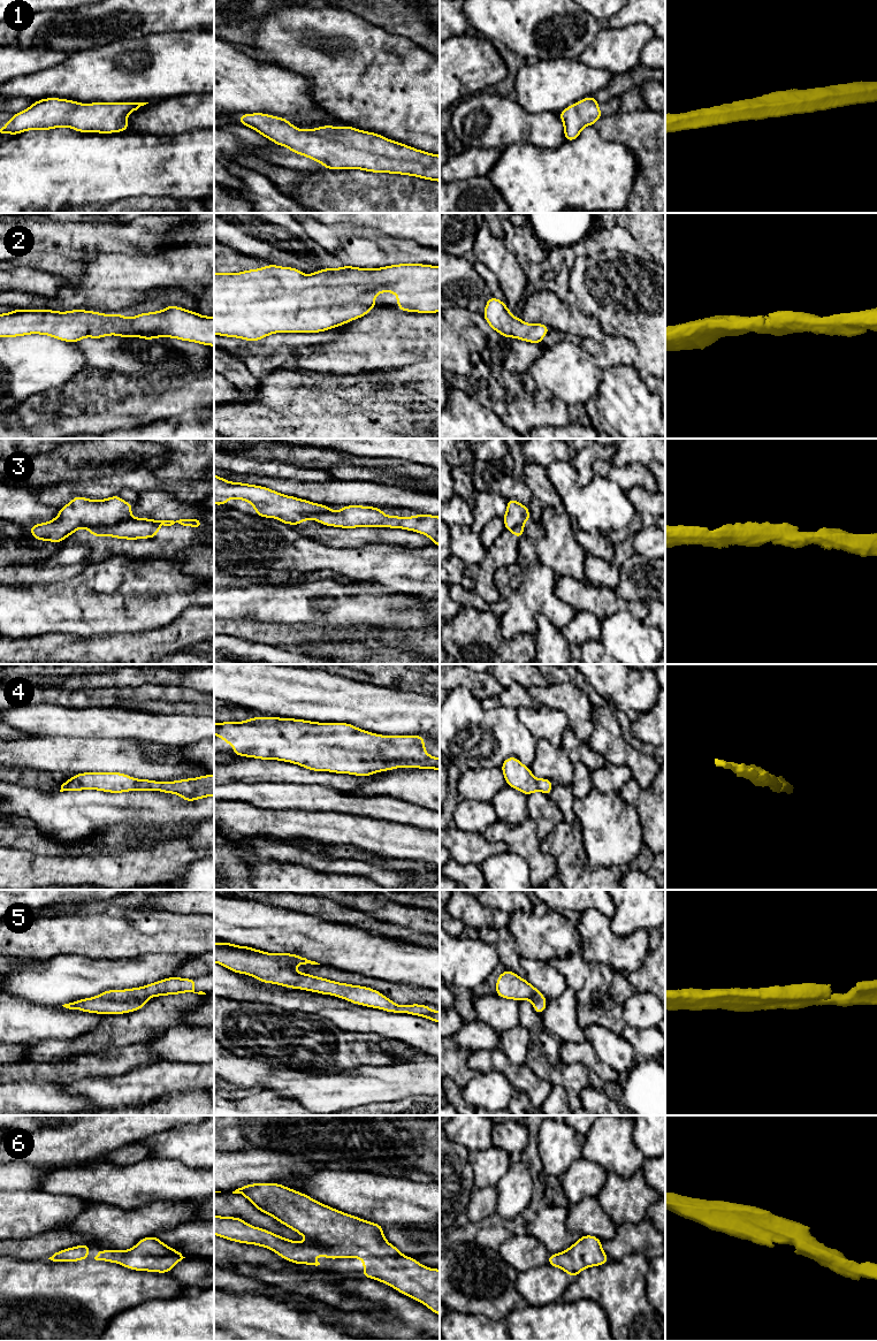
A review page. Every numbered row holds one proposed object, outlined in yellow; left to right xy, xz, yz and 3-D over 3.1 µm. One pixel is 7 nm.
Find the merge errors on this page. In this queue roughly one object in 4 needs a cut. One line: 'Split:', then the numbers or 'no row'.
Split: 3

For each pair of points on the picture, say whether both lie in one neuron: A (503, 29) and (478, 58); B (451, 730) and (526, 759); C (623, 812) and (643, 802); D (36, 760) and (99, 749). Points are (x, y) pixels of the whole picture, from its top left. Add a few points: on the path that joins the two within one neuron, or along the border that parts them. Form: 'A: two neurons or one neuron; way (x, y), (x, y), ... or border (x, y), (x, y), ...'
A: two neurons; border (480, 35), (492, 43)
B: one neuron; way (470, 718), (493, 724), (509, 740)
C: two neurons; border (619, 793), (634, 806), (641, 833)
D: one neuron; way (52, 754), (83, 753)

